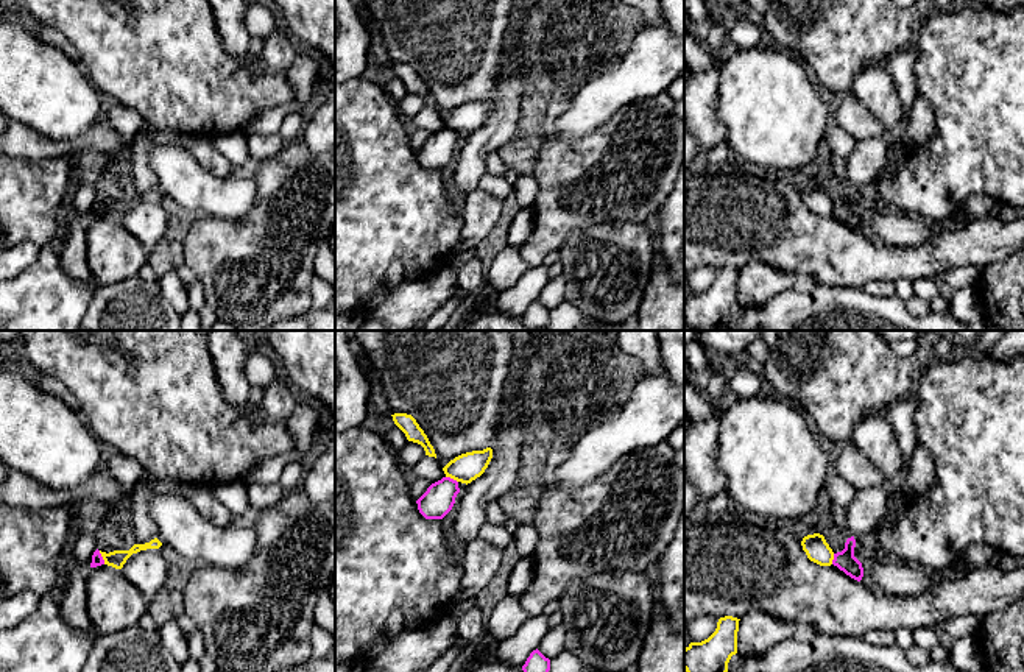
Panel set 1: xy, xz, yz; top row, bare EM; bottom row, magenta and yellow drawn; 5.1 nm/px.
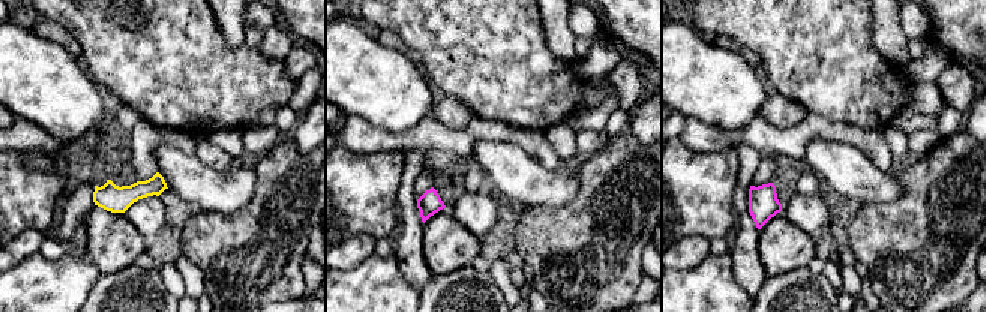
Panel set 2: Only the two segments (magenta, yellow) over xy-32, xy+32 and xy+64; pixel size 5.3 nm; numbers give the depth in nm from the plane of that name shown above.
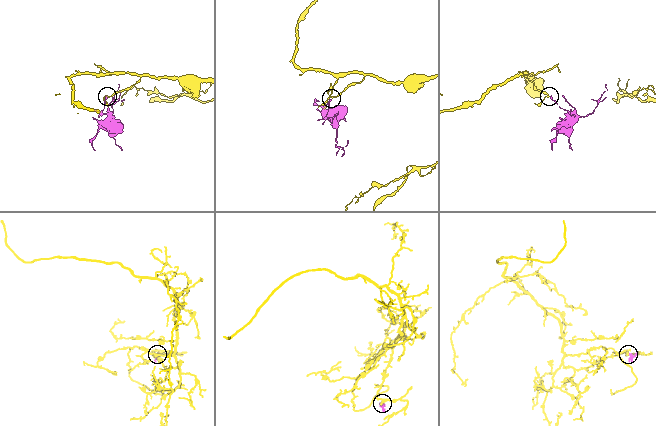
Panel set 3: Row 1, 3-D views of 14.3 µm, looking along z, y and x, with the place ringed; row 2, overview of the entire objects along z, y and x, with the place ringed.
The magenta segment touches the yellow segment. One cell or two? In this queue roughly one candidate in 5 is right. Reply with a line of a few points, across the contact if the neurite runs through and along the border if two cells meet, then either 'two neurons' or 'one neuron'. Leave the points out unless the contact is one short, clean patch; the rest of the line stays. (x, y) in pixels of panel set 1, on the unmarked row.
xy (98, 201), (105, 214) | two neurons

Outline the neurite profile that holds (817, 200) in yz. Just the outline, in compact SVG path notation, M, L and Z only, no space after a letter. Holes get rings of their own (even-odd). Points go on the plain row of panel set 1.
M820 184L807 186L801 192L803 201L807 209L820 217L831 217L834 203Z

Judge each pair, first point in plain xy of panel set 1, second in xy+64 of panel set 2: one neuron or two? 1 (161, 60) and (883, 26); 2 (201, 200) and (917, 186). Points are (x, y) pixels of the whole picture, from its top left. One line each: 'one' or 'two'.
1: two
2: two

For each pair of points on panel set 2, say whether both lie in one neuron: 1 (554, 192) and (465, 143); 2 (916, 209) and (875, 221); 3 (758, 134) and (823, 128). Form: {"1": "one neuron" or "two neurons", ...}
{"1": "two neurons", "2": "one neuron", "3": "one neuron"}

